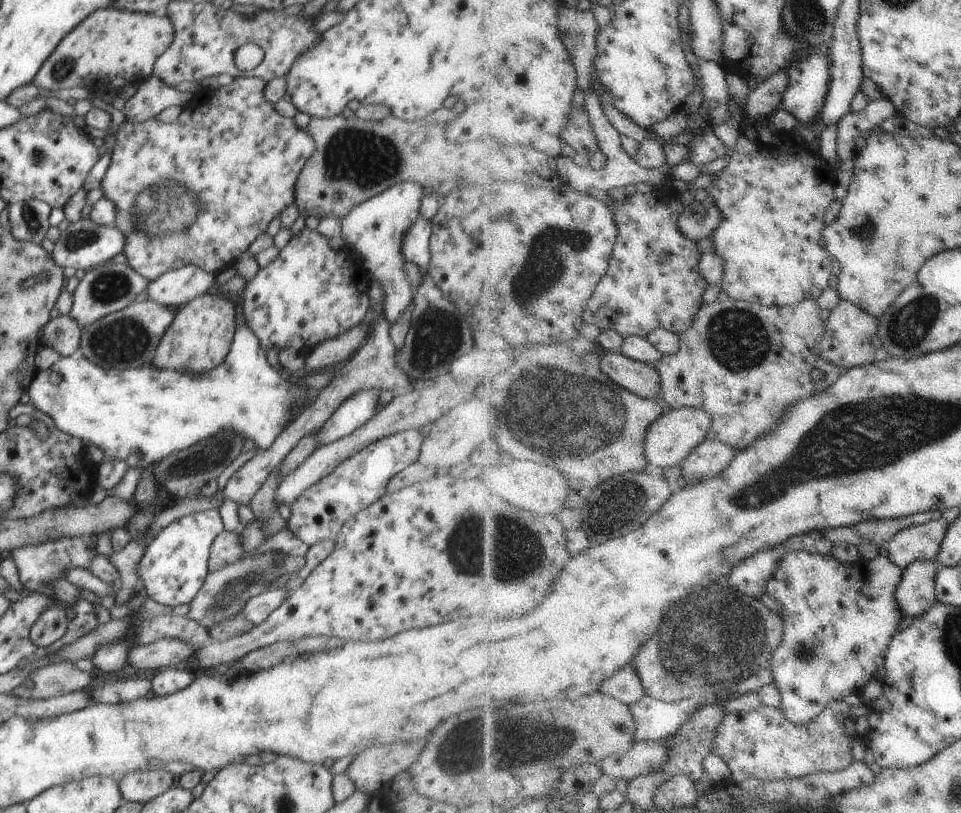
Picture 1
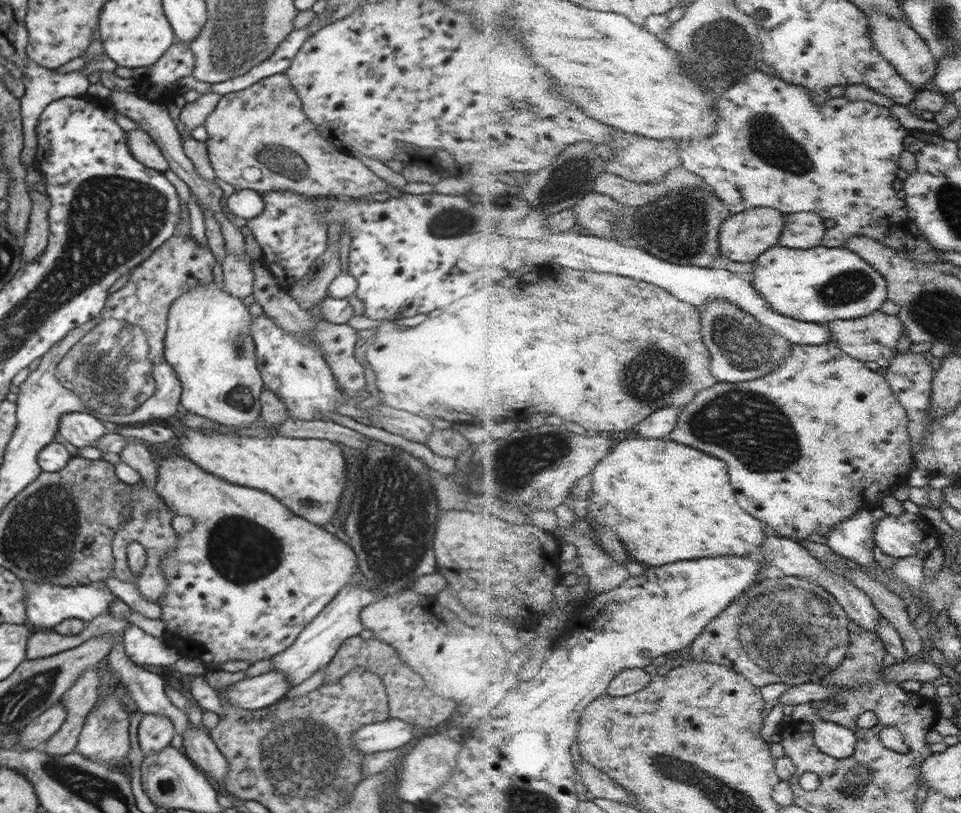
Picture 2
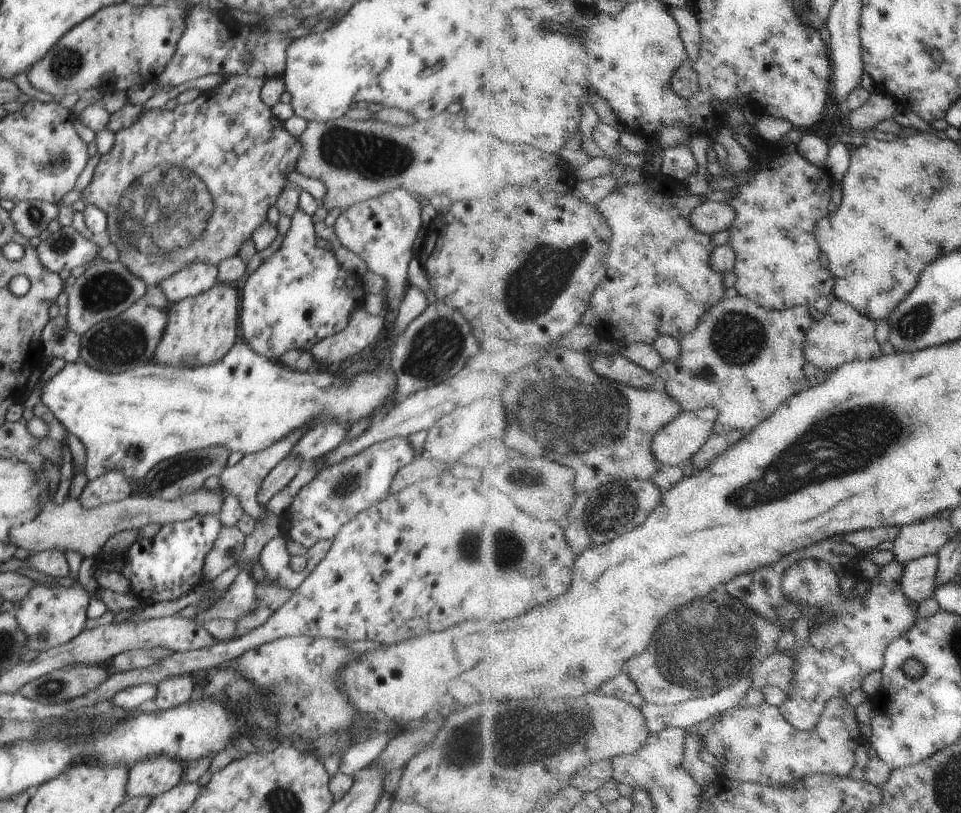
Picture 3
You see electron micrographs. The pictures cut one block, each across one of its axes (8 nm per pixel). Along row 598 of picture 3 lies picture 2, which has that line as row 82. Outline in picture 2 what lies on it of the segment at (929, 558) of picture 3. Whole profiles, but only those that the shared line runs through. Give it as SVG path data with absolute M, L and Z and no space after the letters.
M886 11L869 17L874 44L882 54L890 59L895 67L911 82L912 86L924 89L926 82L934 80L937 72L937 59L929 49L926 39L904 19L899 19Z

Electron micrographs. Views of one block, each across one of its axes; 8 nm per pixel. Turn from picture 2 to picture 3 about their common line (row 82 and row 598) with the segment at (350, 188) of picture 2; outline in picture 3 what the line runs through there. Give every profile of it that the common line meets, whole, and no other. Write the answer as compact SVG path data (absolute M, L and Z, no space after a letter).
M259 561L255 562L249 574L255 582L256 605L249 613L237 618L235 621L237 629L230 640L242 637L262 626L270 618L270 615L283 604L286 604L286 601L289 601L293 595L293 591L290 589L279 585L277 582L267 581L267 576Z

